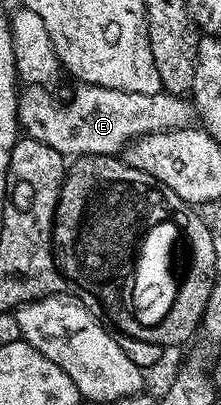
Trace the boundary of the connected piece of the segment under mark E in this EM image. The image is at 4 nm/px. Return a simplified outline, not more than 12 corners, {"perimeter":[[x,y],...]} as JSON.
{"perimeter":[[74,85],[19,93],[22,131],[65,158],[196,123],[190,99]]}

